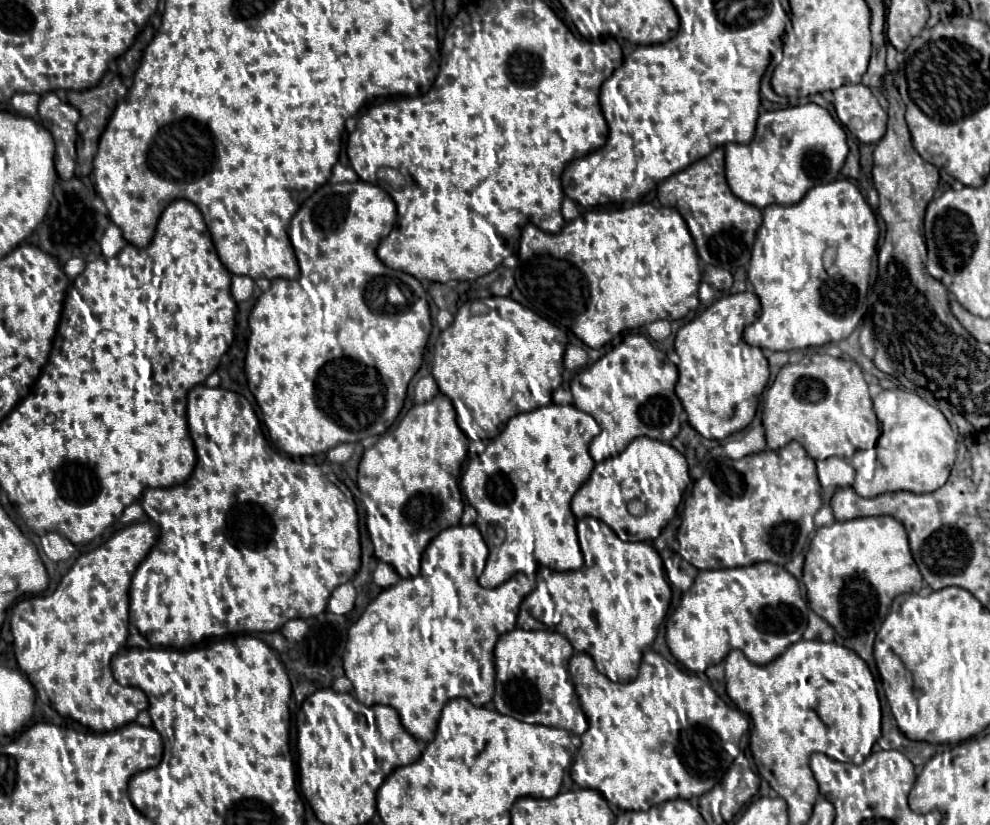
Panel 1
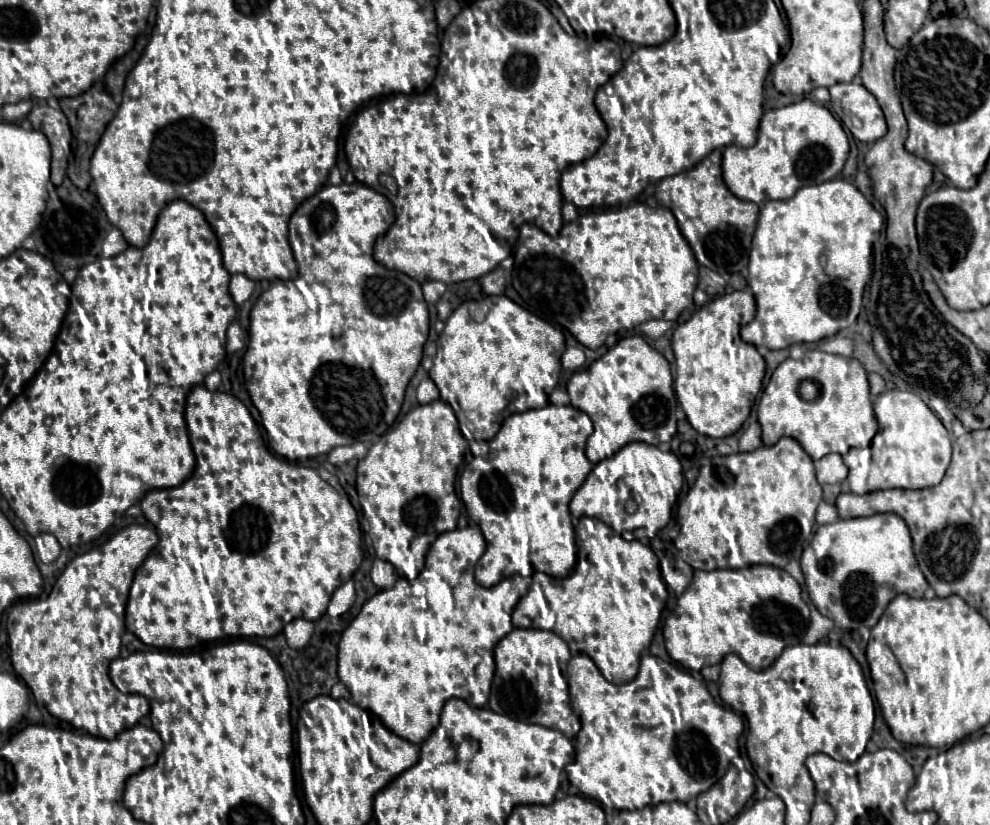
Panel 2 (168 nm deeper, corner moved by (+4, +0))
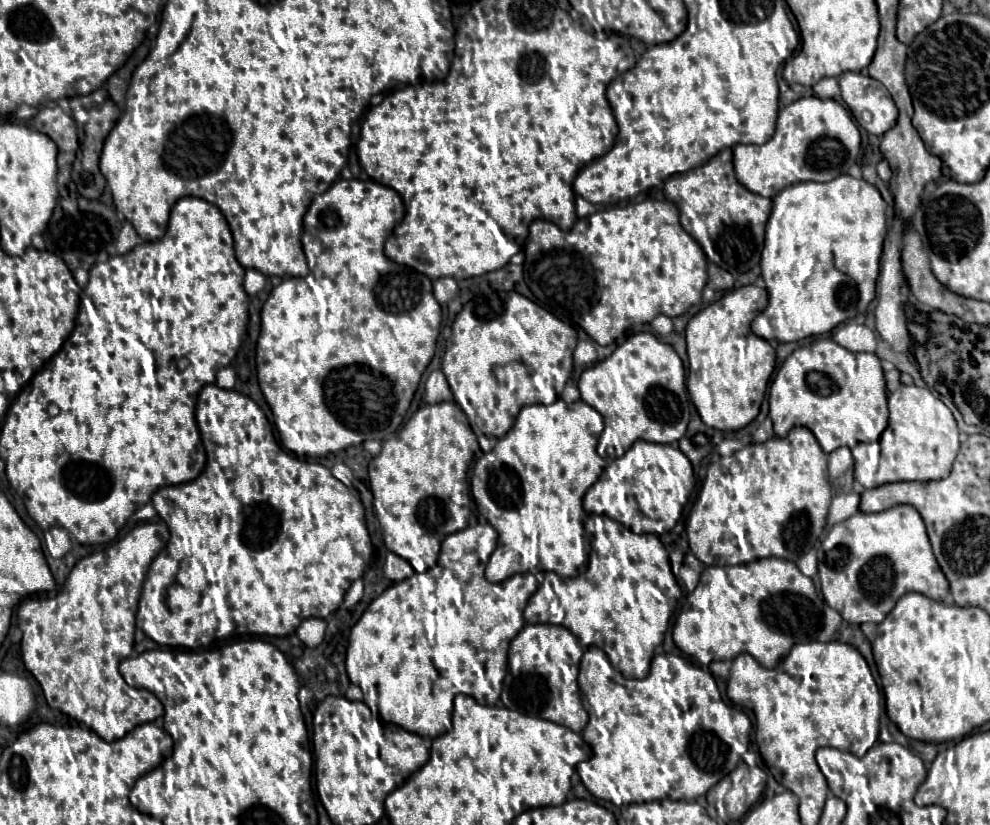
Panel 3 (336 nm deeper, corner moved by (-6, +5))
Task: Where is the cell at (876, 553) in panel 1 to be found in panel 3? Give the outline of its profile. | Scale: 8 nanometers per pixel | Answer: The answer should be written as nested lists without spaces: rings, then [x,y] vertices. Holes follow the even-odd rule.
[[[901,504],[877,514],[857,512],[849,520],[835,524],[821,546],[825,550],[825,560],[819,563],[820,590],[825,602],[835,608],[849,624],[879,624],[893,610],[895,602],[907,592],[919,592],[933,600],[945,600],[945,594],[949,592],[949,582],[933,556],[923,520],[913,506]]]

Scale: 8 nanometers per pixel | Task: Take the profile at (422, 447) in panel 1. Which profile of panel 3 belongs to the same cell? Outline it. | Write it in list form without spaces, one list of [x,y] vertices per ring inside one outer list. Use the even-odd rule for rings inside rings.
[[[439,402],[421,406],[391,440],[383,442],[381,452],[369,462],[369,486],[375,496],[373,504],[379,516],[385,546],[397,556],[405,558],[415,572],[425,572],[434,567],[441,540],[468,526],[472,499],[467,472],[473,459],[478,456],[477,451],[482,450],[467,422],[467,416],[461,414],[461,408],[455,402]]]

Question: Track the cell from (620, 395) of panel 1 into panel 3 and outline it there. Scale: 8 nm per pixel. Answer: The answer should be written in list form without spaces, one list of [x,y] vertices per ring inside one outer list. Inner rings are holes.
[[[639,332],[627,338],[609,358],[587,368],[579,378],[581,400],[593,406],[603,416],[604,430],[598,438],[597,453],[603,458],[619,458],[639,438],[659,444],[677,442],[685,434],[689,422],[689,406],[685,390],[687,388],[683,362],[669,344],[663,344],[649,332]]]

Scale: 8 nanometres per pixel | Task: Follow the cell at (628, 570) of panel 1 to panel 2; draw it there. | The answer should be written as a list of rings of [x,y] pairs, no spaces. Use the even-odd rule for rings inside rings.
[[[582,518],[575,534],[580,546],[575,573],[565,579],[551,579],[536,571],[529,593],[513,611],[513,625],[555,631],[571,651],[589,655],[607,681],[621,685],[637,675],[641,651],[651,645],[667,601],[659,559],[649,545],[625,541],[596,518]]]

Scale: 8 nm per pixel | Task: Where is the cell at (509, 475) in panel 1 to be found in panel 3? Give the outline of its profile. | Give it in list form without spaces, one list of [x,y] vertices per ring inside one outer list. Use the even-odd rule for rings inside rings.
[[[557,400],[557,402],[549,404],[549,406],[543,406],[543,404],[525,406],[525,408],[519,412],[519,416],[517,416],[513,428],[497,442],[497,446],[495,446],[491,452],[483,455],[483,458],[479,458],[479,460],[475,462],[473,476],[471,476],[471,494],[473,494],[473,498],[475,498],[475,504],[477,504],[479,514],[483,514],[483,516],[489,520],[489,524],[491,524],[491,526],[497,530],[497,534],[499,534],[499,542],[497,542],[499,546],[497,546],[495,552],[491,554],[489,564],[487,564],[487,570],[485,570],[485,578],[487,578],[489,582],[503,582],[503,580],[509,578],[511,574],[519,574],[519,572],[537,574],[537,572],[547,572],[547,570],[551,570],[551,572],[555,572],[555,574],[559,574],[559,576],[577,576],[579,570],[585,566],[585,562],[588,561],[588,550],[584,530],[585,512],[583,506],[581,506],[581,500],[583,500],[587,488],[599,478],[599,474],[601,474],[603,468],[605,468],[605,460],[603,460],[603,458],[597,454],[597,450],[595,450],[595,448],[597,448],[597,438],[599,438],[601,432],[603,432],[603,418],[601,418],[601,414],[599,414],[595,408],[591,408],[589,404],[585,404],[583,400],[573,402],[573,404],[567,404],[567,402],[563,402],[563,400]]]

